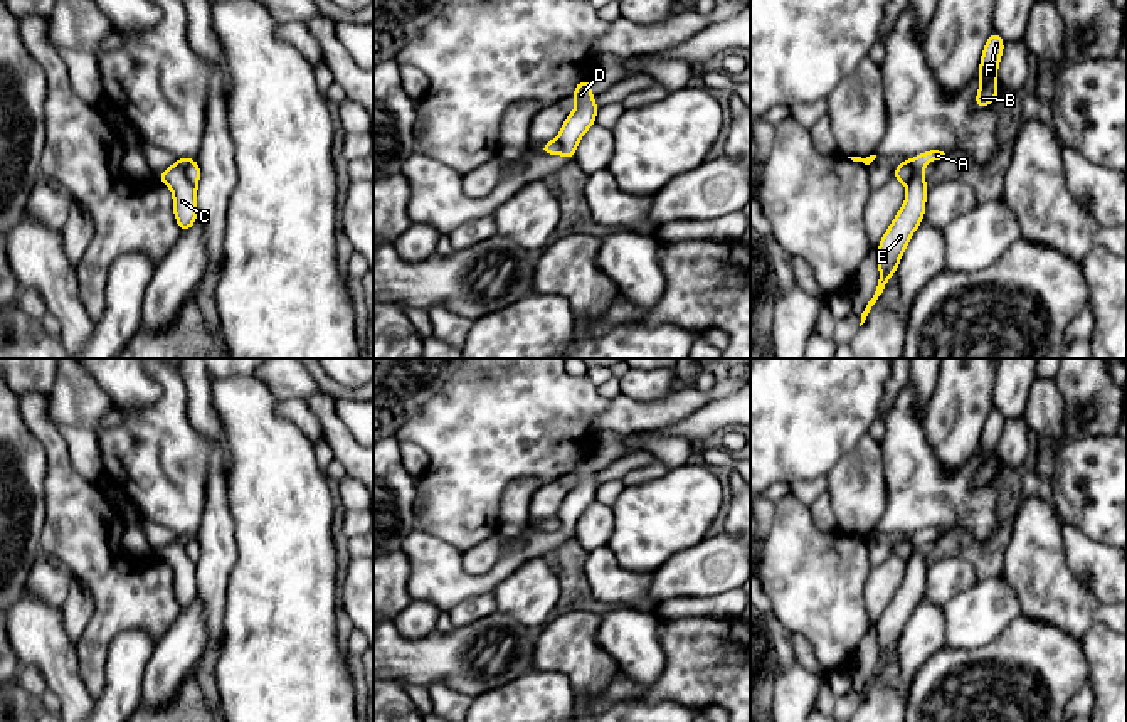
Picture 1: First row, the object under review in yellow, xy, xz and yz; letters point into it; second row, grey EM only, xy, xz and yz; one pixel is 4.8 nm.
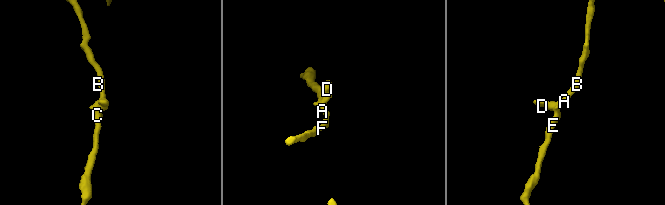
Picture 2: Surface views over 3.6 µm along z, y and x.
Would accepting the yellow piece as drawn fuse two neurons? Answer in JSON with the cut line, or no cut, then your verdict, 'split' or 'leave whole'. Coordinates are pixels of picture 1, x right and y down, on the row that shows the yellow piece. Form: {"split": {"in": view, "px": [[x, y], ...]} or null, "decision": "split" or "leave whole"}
{"split": {"in": "xy", "px": [[190, 159], [185, 167], [185, 177], [195, 187]]}, "decision": "split"}

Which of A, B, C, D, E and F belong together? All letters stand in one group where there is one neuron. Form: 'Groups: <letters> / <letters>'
Groups: A B C E F / D

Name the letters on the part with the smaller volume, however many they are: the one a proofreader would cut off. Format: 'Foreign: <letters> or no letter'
Foreign: D

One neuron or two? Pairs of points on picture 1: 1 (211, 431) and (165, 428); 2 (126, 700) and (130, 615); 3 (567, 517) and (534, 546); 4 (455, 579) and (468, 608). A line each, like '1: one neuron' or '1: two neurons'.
1: two neurons
2: two neurons
3: one neuron
4: two neurons

